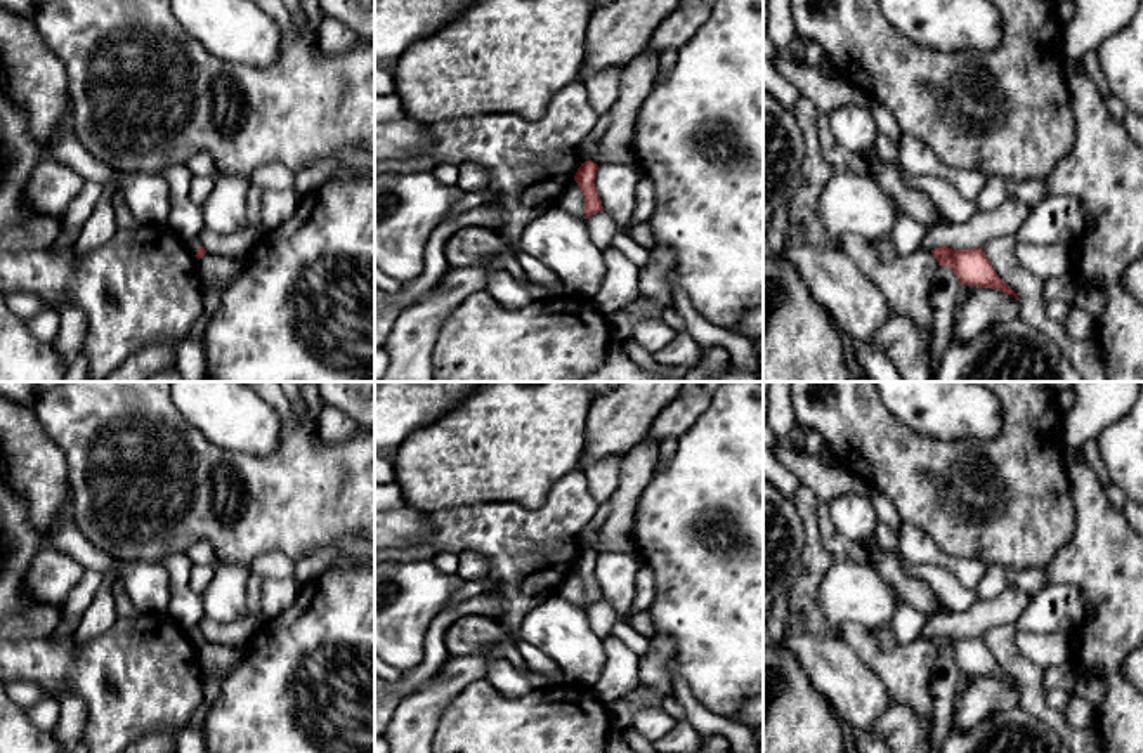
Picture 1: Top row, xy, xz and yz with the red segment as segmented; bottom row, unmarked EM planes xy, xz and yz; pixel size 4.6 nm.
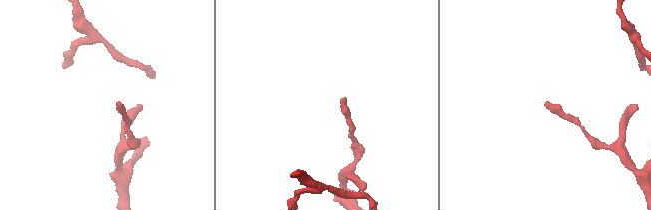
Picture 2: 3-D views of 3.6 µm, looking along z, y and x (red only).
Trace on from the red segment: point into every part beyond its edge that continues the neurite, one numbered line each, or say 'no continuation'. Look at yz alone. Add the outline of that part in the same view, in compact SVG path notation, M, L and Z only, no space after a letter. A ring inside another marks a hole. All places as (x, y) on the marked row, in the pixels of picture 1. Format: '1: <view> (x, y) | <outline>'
no continuation

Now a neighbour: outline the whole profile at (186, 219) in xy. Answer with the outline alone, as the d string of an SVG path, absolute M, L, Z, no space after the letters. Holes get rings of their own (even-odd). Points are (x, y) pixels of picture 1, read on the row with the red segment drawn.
M175 163L163 172L163 177L172 194L168 226L187 243L205 229L201 206L189 198L189 184L194 175L186 165Z

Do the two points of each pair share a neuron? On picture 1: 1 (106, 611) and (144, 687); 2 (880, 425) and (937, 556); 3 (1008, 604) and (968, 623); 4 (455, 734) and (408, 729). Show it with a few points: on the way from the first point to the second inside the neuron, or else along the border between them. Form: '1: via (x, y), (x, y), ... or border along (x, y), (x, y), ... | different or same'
1: border along (118, 616), (99, 635), (77, 642) | different
2: border along (902, 521), (918, 526), (947, 554), (965, 557) | different
3: via (998, 611), (979, 618) | same
4: border along (455, 696), (444, 707), (432, 734) | different

